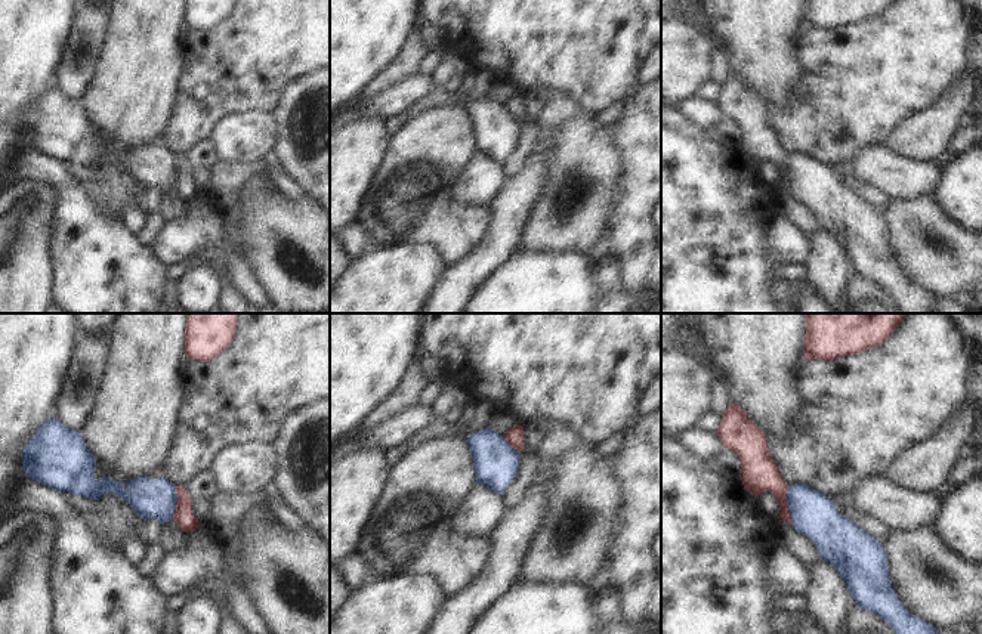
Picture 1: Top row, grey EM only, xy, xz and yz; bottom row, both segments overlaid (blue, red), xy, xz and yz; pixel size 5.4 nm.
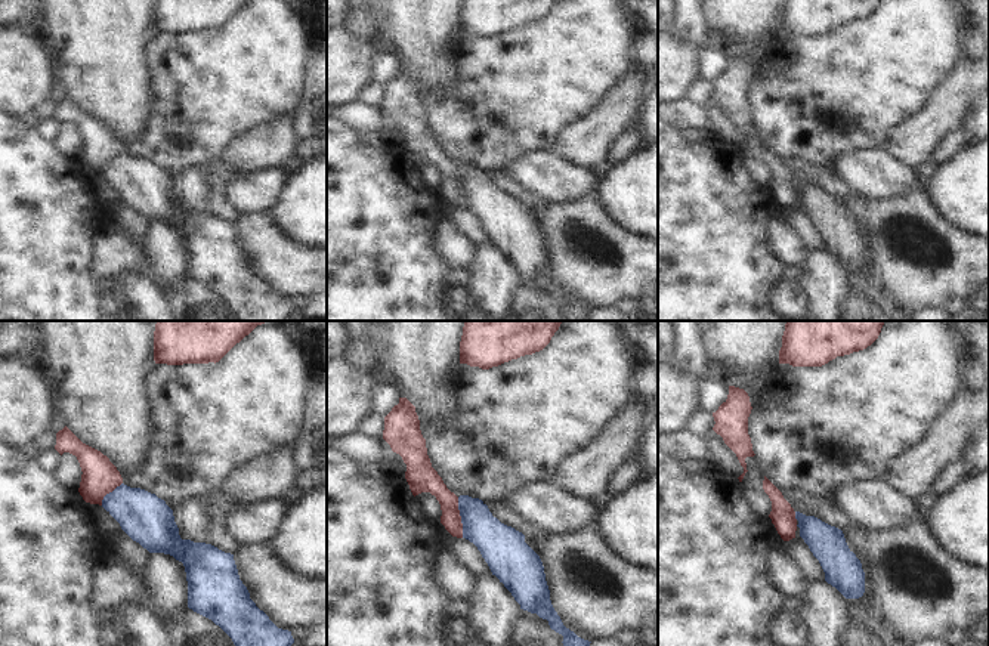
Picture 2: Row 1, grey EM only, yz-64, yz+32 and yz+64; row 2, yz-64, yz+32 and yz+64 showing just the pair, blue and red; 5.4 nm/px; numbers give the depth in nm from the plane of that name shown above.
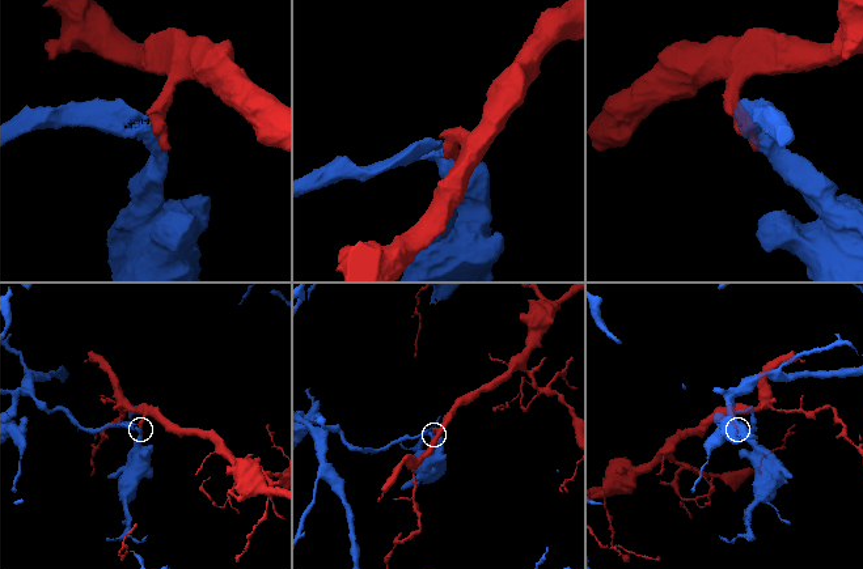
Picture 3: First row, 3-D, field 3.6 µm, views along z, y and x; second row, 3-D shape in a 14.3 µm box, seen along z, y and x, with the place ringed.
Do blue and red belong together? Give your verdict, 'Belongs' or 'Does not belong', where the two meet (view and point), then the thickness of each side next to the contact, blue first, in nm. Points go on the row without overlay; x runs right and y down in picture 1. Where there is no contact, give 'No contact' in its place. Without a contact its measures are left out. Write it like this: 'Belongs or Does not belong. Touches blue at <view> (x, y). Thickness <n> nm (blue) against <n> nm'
Does not belong. Touches blue at yz (789, 175). Thickness 240 nm (blue) against 200 nm.

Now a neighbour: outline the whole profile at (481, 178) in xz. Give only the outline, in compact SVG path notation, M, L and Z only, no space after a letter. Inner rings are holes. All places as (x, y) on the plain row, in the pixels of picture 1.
M475 152L453 183L450 197L463 205L488 205L504 177L503 164Z

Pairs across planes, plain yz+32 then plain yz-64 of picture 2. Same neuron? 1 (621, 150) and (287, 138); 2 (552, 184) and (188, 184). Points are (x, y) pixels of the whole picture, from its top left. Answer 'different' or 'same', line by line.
1: different
2: different

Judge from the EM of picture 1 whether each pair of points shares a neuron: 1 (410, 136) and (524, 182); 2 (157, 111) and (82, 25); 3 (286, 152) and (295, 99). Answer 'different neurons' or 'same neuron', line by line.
1: different neurons
2: different neurons
3: same neuron

